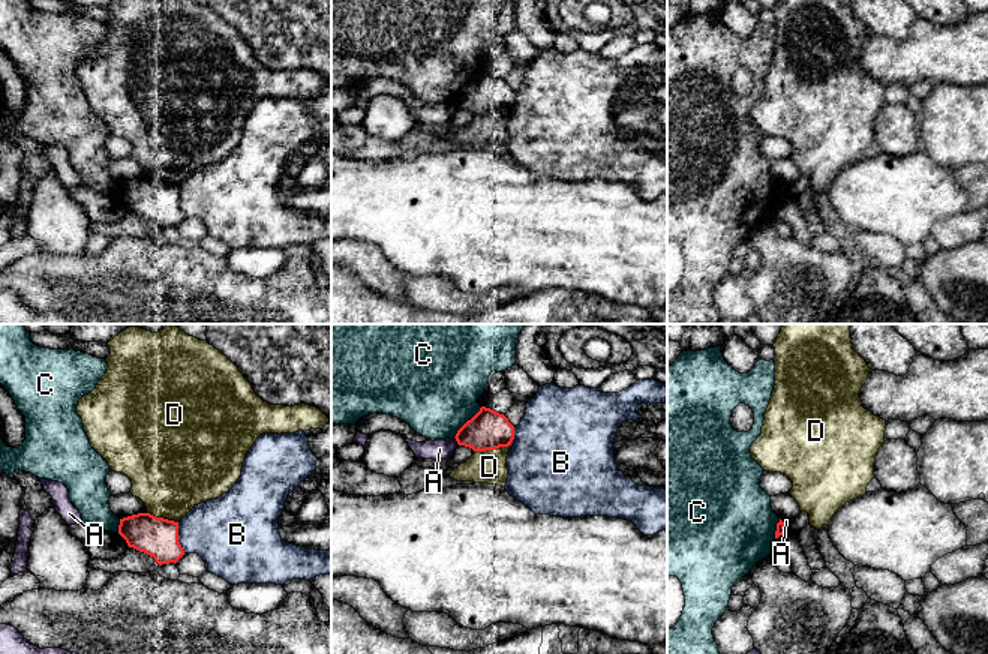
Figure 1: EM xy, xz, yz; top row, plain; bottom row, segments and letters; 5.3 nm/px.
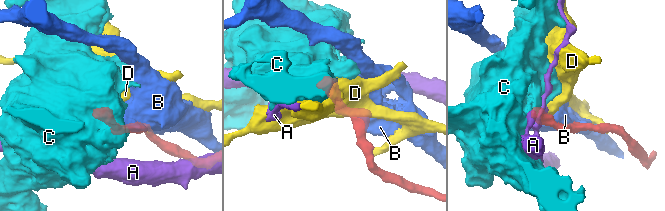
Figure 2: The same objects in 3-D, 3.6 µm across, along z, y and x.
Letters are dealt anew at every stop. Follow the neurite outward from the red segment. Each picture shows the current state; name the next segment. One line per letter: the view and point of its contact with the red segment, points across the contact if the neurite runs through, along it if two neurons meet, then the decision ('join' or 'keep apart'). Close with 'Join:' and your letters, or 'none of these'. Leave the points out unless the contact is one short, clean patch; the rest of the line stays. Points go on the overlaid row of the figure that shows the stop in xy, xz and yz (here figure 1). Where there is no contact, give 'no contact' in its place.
A: xz (456, 440) | along xz (455, 437), (458, 443) | keep apart
B: xy (177, 537) | keep apart
C: xz (467, 422) | along xz (482, 407), (453, 437) | keep apart
D: xz (492, 449) | keep apart
Join: none of these

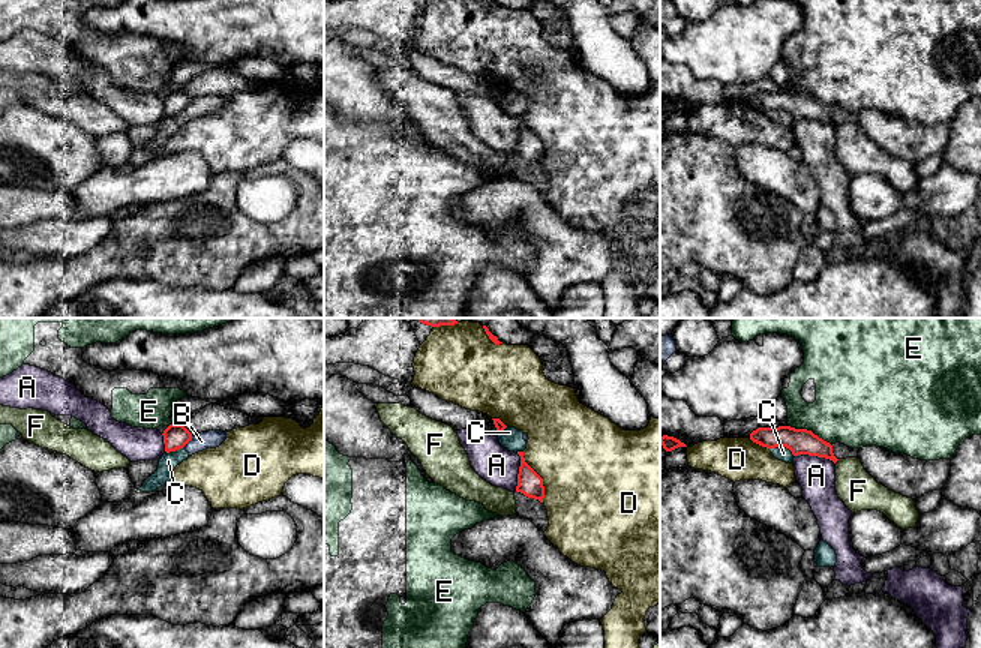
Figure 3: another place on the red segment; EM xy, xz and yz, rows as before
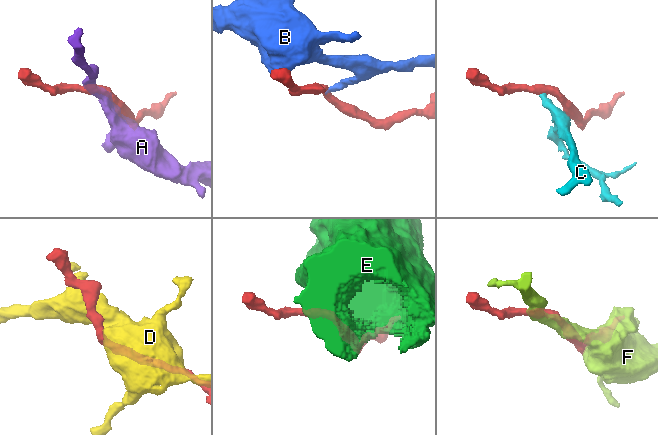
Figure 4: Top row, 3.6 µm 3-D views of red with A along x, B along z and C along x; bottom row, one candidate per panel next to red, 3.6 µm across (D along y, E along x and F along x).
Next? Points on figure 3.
A: yz (815, 455) | keep apart
B: xy (188, 441) | keep apart
C: xy (174, 450) | along xy (183, 446), (167, 453) | keep apart
D: xz (540, 477) | keep apart
E: yz (810, 431) | along yz (789, 425), (798, 429), (810, 429), (830, 444) | keep apart
F: yz (836, 461) | keep apart
Join: none of these

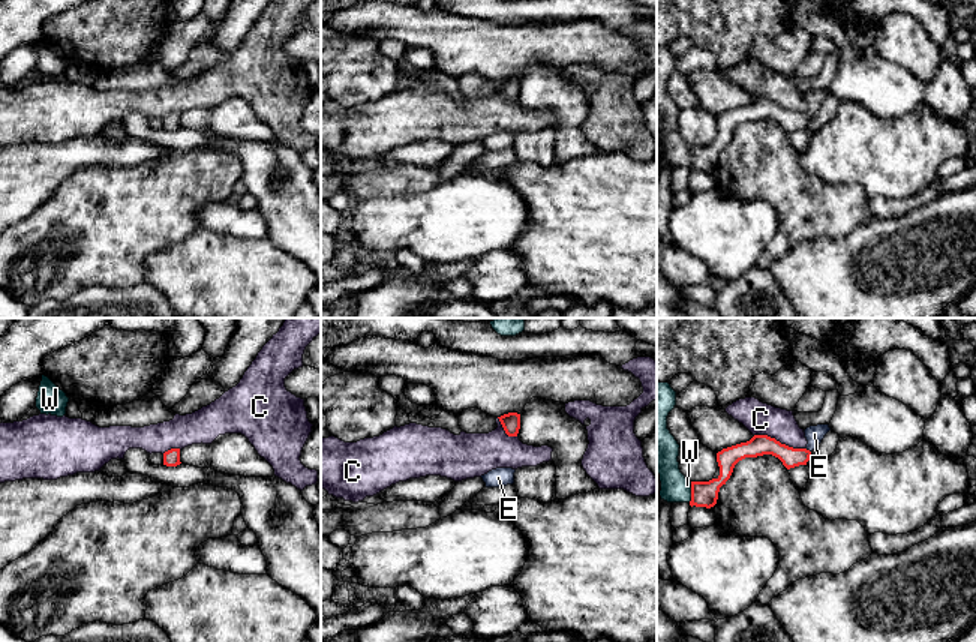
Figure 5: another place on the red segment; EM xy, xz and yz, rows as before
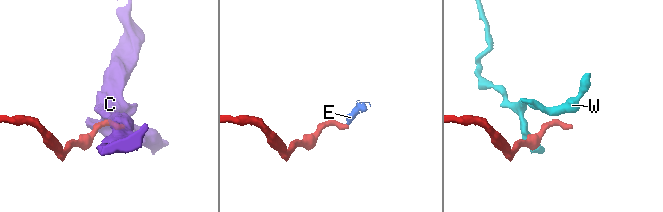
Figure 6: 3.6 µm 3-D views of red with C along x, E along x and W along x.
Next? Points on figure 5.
C: yz (778, 441) | along yz (754, 434), (766, 434), (781, 443), (804, 449) | keep apart
E: yz (808, 450) | across yz (763, 444), (784, 453), (808, 450), (814, 434) | join
W: yz (691, 492) | along yz (691, 482), (691, 498), (688, 501) | keep apart
Join: E

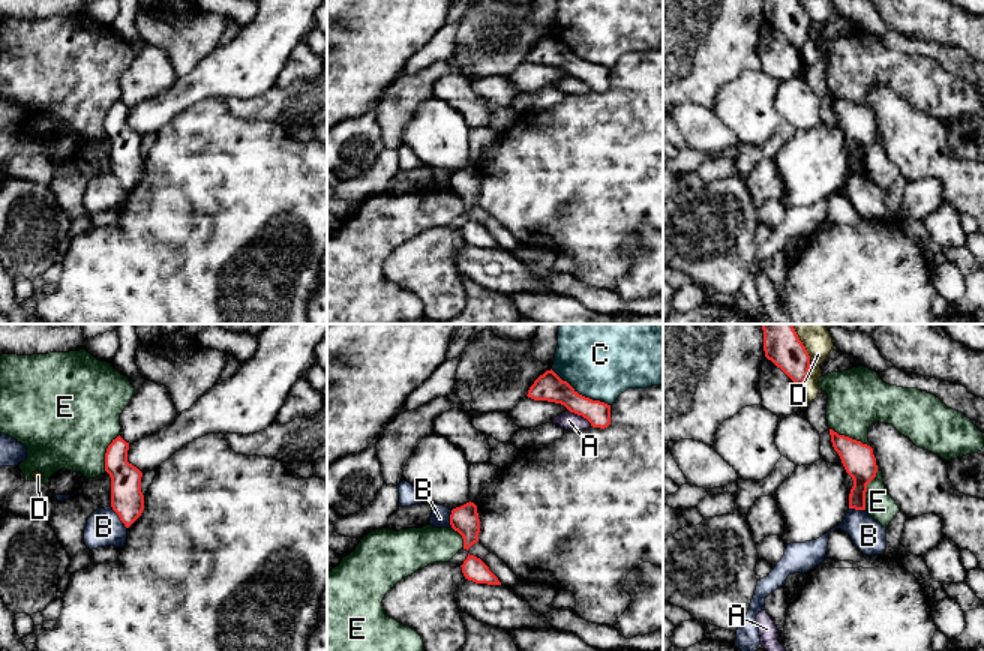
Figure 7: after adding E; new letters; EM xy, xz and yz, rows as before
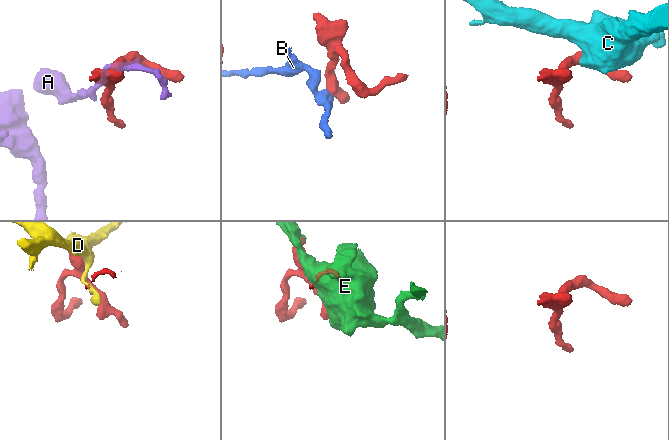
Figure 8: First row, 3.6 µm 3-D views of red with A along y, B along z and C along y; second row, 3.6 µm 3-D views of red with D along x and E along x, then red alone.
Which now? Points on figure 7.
A: xz (581, 414) | keep apart
B: xy (119, 516) | along xy (110, 506), (126, 528) | keep apart
C: xz (581, 395) | keep apart
D: yz (807, 375) | keep apart
E: yz (867, 483) | keep apart
Join: none of these

